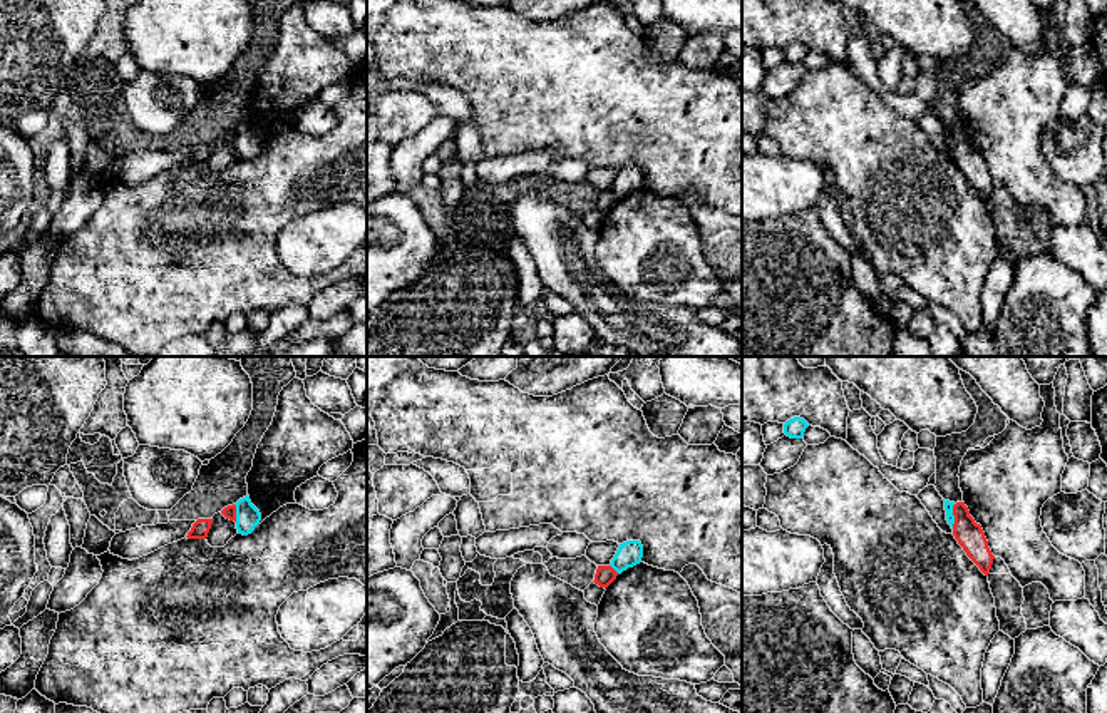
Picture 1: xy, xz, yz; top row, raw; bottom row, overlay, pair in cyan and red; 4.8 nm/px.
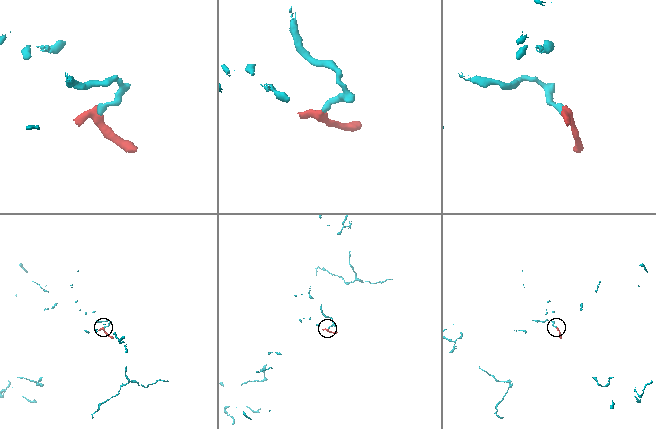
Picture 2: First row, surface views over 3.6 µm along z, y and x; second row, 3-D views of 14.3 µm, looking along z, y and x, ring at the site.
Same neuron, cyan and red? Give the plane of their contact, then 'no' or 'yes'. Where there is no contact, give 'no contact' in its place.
yz | no

